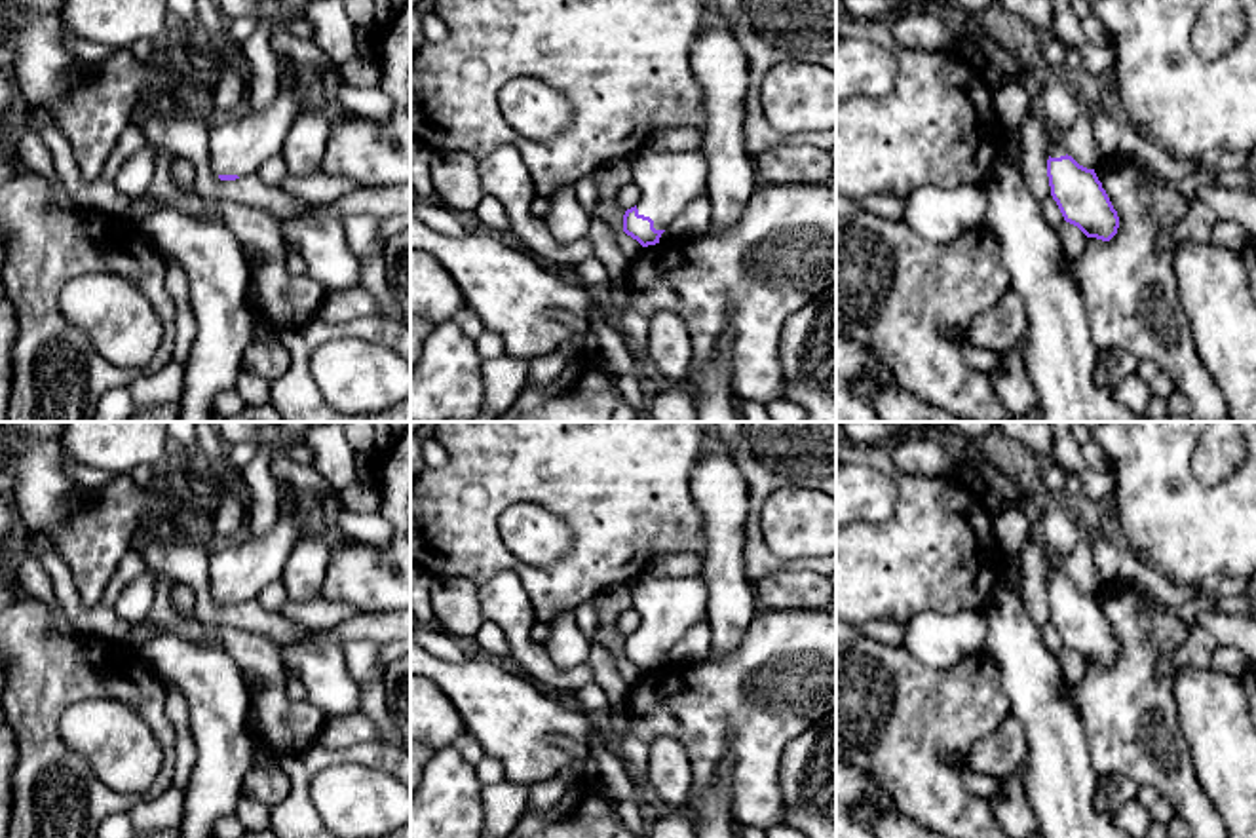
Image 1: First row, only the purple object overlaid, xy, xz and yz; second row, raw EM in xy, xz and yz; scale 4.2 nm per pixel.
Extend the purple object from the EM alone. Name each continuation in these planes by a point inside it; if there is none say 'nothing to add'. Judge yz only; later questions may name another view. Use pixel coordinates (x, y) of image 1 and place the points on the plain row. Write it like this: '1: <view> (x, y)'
1: yz (1055, 574)

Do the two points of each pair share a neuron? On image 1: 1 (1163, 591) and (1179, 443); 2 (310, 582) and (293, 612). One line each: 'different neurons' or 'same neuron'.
1: different neurons
2: different neurons

